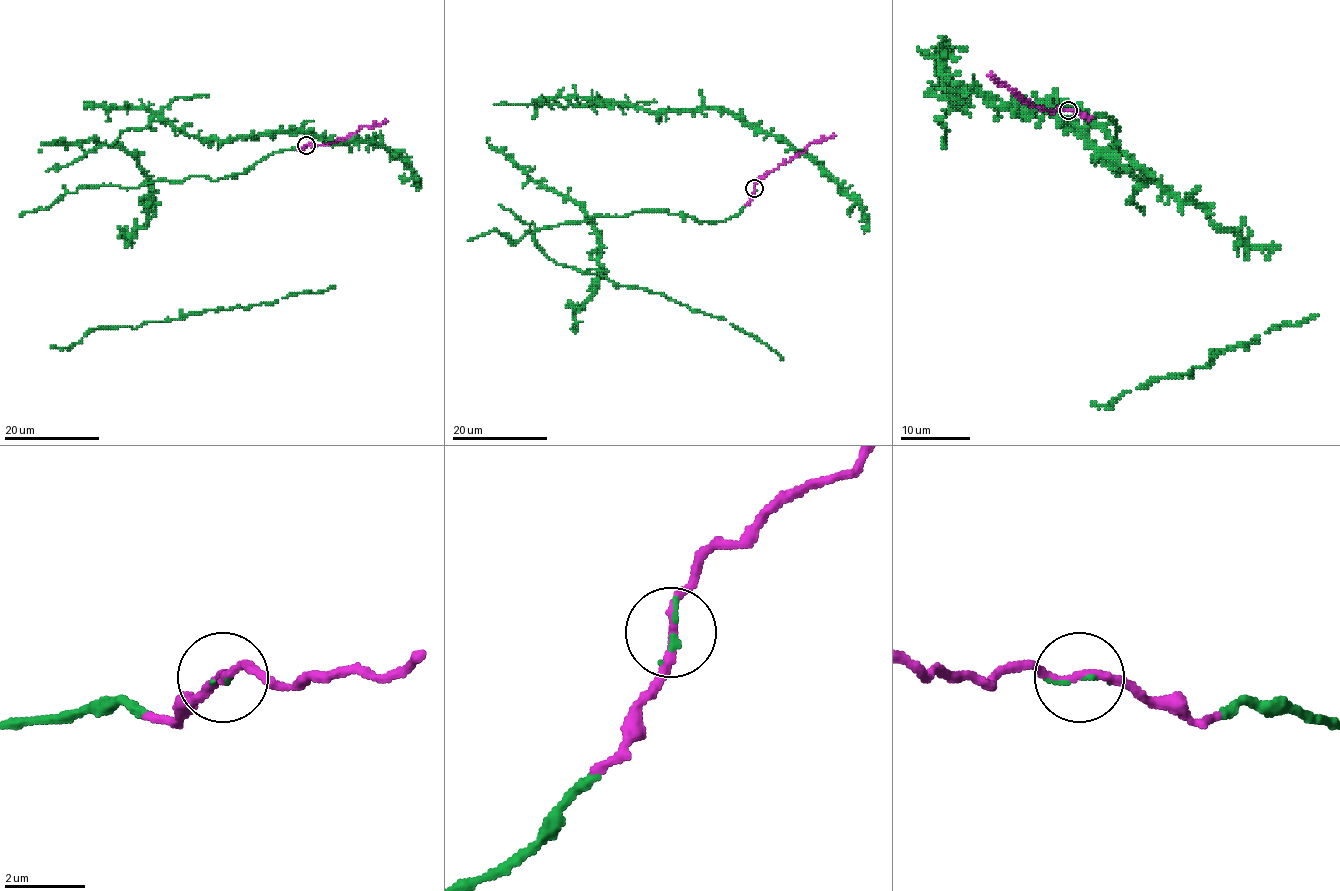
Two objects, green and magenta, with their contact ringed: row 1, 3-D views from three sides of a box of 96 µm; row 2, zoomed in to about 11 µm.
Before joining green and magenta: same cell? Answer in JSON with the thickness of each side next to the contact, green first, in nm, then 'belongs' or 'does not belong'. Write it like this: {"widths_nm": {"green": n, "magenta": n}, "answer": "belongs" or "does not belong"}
{"widths_nm": {"green": 120, "magenta": 200}, "answer": "belongs"}

